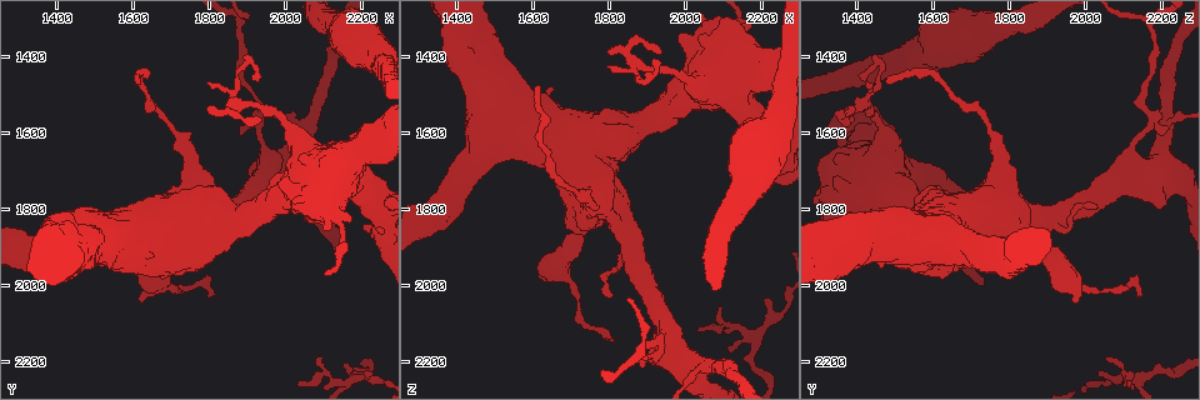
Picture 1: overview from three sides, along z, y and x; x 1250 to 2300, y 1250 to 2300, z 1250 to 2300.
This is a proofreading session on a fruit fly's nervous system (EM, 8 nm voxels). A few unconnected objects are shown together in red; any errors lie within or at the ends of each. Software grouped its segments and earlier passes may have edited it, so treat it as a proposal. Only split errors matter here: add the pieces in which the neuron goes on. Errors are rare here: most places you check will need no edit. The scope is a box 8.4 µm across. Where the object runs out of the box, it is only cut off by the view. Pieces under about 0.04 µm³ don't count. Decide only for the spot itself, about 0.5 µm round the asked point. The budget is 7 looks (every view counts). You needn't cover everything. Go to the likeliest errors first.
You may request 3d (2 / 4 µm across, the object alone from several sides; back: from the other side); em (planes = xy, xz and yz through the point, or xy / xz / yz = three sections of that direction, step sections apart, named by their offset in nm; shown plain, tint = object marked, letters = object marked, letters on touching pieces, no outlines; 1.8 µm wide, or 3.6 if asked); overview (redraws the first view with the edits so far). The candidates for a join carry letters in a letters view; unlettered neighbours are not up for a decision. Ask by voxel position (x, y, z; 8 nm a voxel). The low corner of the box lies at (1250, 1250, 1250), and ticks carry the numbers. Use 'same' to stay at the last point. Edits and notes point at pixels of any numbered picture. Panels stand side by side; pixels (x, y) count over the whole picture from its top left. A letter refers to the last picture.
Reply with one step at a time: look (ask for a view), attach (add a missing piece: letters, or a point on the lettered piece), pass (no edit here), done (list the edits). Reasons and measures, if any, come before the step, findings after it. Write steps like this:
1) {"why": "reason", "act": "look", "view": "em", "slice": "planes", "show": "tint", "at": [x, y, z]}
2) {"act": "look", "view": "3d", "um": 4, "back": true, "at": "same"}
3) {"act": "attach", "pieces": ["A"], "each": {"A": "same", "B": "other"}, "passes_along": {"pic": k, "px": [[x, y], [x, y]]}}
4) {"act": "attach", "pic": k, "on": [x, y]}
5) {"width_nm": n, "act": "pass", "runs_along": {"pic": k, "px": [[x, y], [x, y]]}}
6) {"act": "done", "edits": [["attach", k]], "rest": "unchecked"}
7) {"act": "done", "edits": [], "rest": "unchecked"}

{"why": "sudden change in width", "act": "look", "view": "3d", "um": 4, "at": [2250, 1395, 1570]}

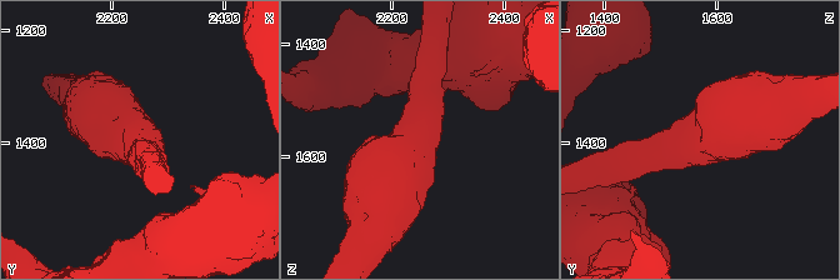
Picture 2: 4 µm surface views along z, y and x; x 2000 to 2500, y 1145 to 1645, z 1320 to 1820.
{"why": "need the tissue", "act": "look", "view": "em", "um": 3.6, "slice": "planes", "show": "letters", "at": [2240, 1390, 1570]}

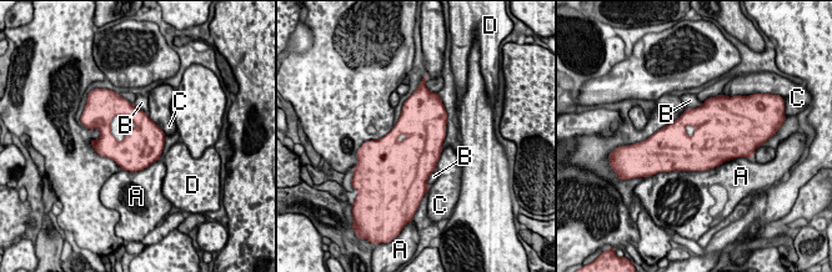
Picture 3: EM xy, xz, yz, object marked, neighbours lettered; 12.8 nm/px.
{"act": "pass", "each": {"A": "other", "B": "other", "C": "other", "D": "other"}, "found": "no lettered piece goes on from it"}

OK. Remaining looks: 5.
{"why": "tapers out", "act": "look", "view": "3d", "um": 4, "at": [1810, 2020, 2140]}

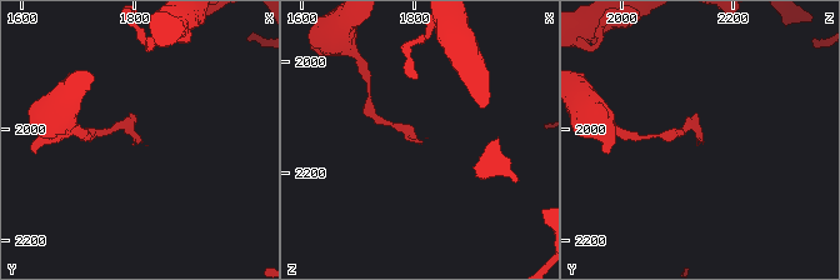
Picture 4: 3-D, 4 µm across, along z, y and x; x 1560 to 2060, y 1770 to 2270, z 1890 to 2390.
{"act": "look", "view": "em", "slice": "planes", "show": "letters", "at": [1805, 2015, 2145]}

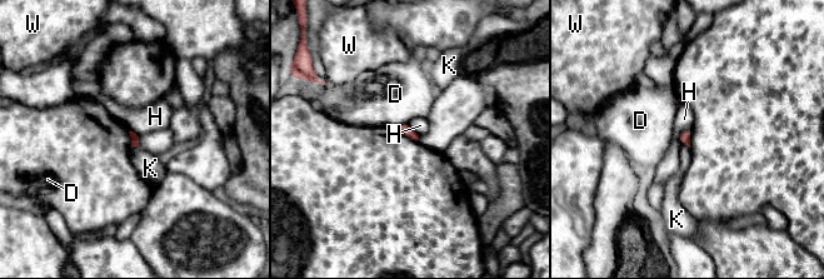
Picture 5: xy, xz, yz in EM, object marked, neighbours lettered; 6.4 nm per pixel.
{"act": "pass", "each": {"D": "other", "H": "other", "K": "other", "W": "other"}, "border": {"pic": 5, "px": [[140, 147], [131, 149]]}, "found": "no lettered piece goes on from it"}

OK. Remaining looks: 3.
{"why": "branch stops here", "act": "look", "view": "3d", "um": 2, "at": [1805, 1535, 1385]}

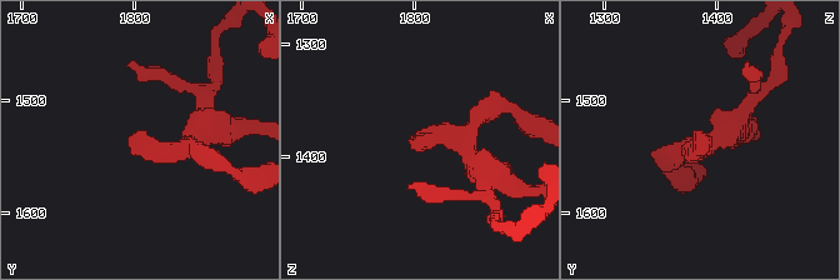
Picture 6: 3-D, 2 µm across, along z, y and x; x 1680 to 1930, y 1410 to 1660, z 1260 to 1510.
{"act": "look", "view": "em", "slice": "planes", "show": "plain", "at": [1806, 1530, 1380]}

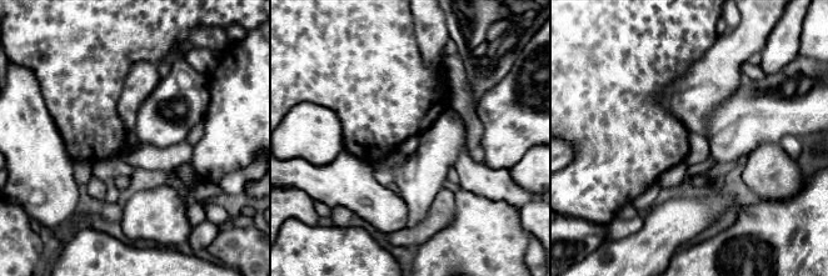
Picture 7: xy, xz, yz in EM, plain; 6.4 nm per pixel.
{"act": "look", "view": "em", "slice": "planes", "show": "letters", "at": "same"}

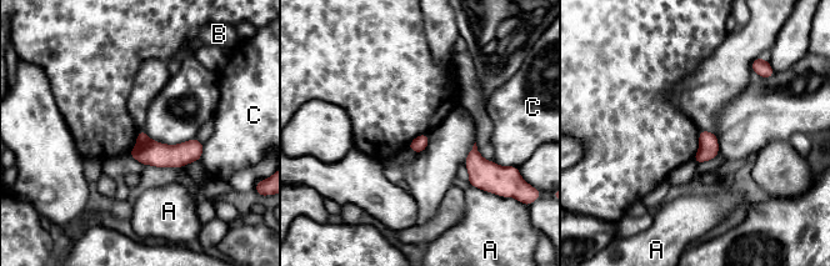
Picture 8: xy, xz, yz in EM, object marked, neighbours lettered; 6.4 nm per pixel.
{"act": "pass", "each": {"A": "other", "B": "other", "C": "other"}, "border": {"pic": 8, "px": [[204, 144], [204, 150], [198, 160]]}, "found": "no lettered piece goes on from it"}

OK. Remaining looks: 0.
{"act": "done", "edits": [], "rest": "unchecked"}

